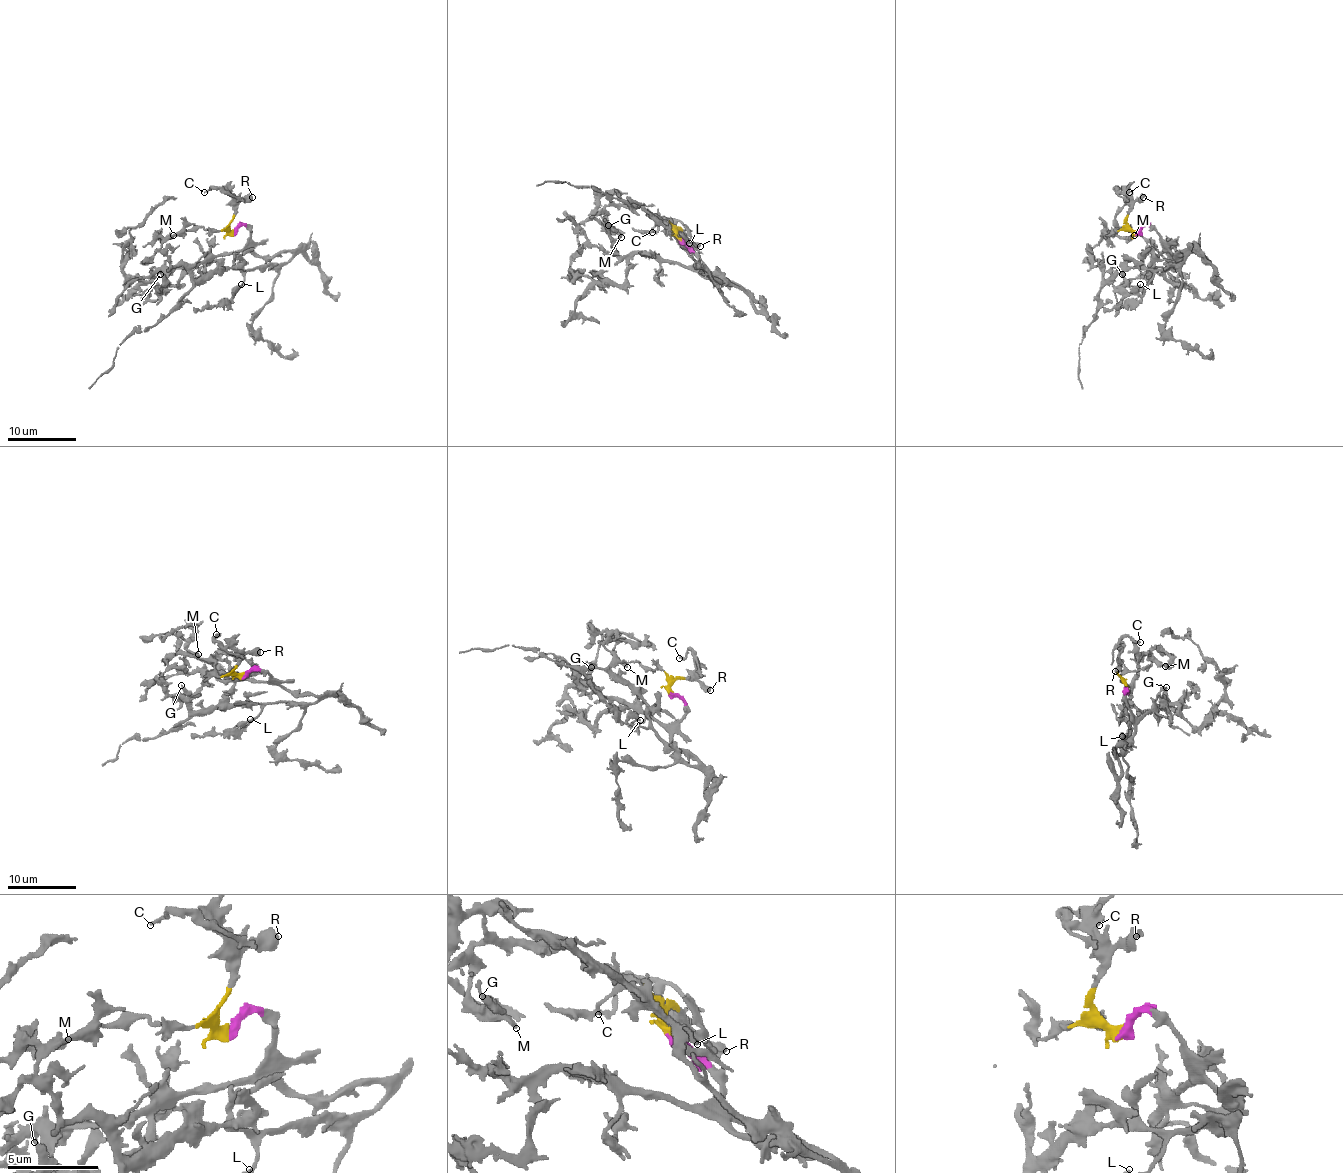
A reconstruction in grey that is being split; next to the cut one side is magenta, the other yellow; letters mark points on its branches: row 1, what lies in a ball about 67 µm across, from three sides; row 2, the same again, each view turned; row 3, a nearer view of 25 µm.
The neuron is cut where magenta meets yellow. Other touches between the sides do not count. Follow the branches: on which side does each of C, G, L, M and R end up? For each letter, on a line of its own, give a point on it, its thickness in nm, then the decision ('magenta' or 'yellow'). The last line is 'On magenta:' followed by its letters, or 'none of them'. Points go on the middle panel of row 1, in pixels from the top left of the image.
C: place (652, 232); calibre 180 nm; yellow
G: place (608, 225); calibre 280 nm; magenta
L: place (689, 243); calibre 240 nm; magenta
M: place (621, 237); calibre 280 nm; magenta
R: place (700, 246); calibre 600 nm; yellow
On magenta: G, L, M

